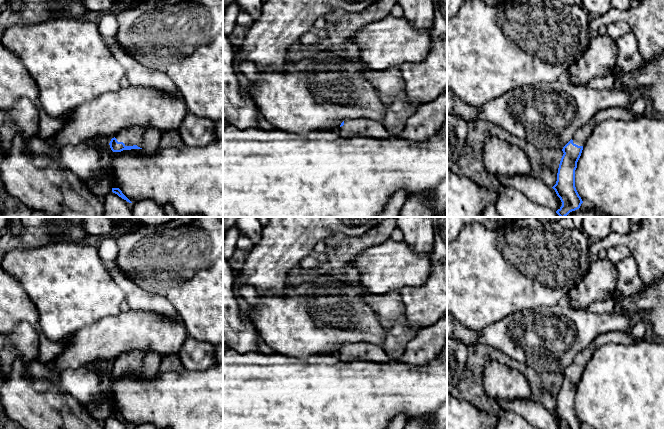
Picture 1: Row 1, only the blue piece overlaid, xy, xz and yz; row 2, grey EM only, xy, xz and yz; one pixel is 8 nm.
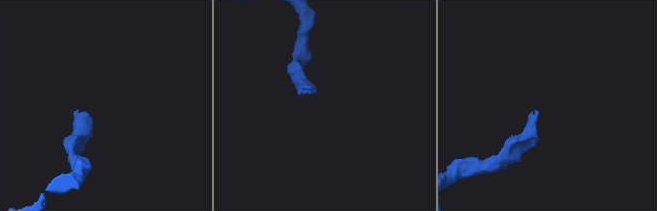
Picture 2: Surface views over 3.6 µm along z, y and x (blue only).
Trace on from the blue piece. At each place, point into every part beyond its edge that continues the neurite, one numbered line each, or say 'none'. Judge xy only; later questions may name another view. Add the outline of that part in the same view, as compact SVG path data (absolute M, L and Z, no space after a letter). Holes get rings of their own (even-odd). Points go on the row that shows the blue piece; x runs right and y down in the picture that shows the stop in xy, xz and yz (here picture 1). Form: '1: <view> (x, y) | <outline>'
1: xy (148, 138) | M131 126L120 130L115 138L125 146L137 145L146 154L153 154L159 148L163 132L152 127Z

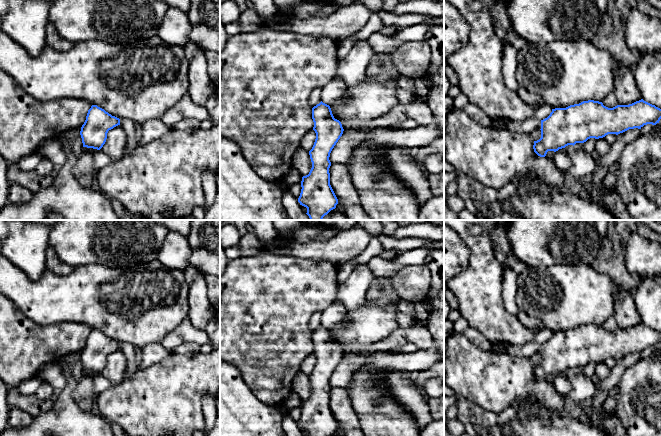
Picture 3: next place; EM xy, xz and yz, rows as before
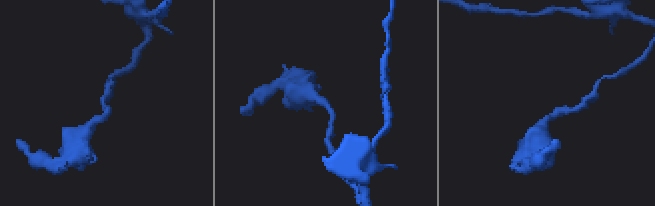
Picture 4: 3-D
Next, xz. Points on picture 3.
none

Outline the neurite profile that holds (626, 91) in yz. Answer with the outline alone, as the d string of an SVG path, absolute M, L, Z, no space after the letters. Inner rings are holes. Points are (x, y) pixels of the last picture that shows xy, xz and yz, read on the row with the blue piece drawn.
M624 64L619 65L615 71L615 87L618 105L629 105L642 99L637 88L632 67Z

